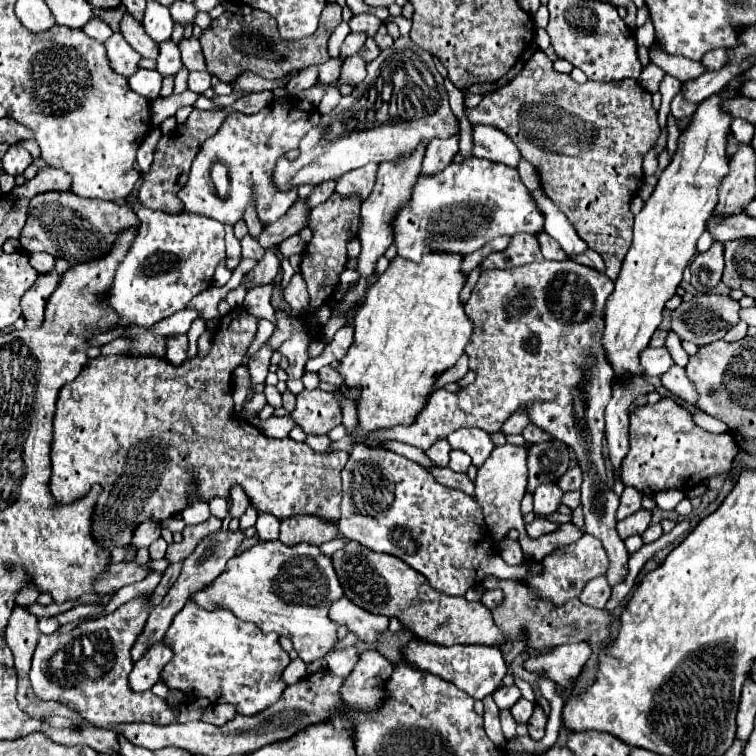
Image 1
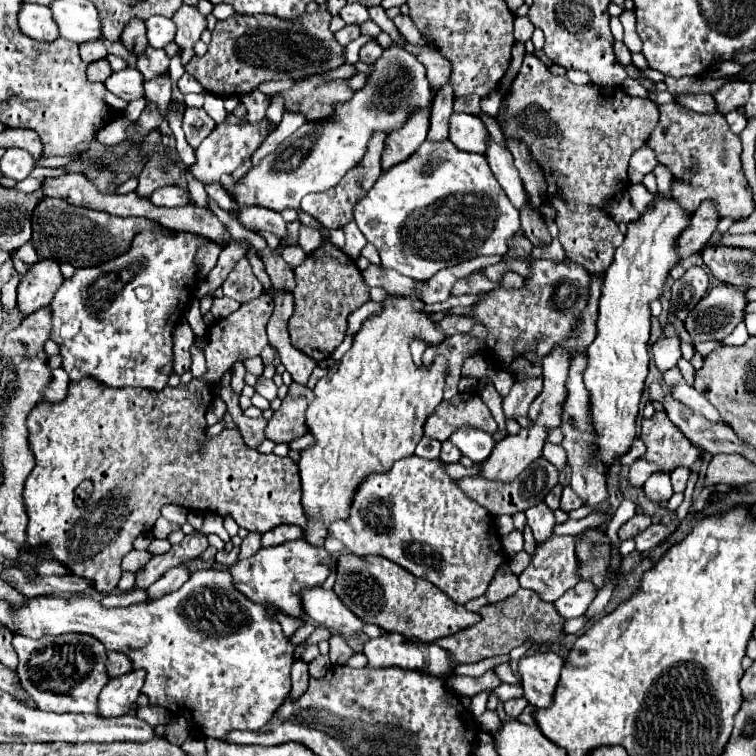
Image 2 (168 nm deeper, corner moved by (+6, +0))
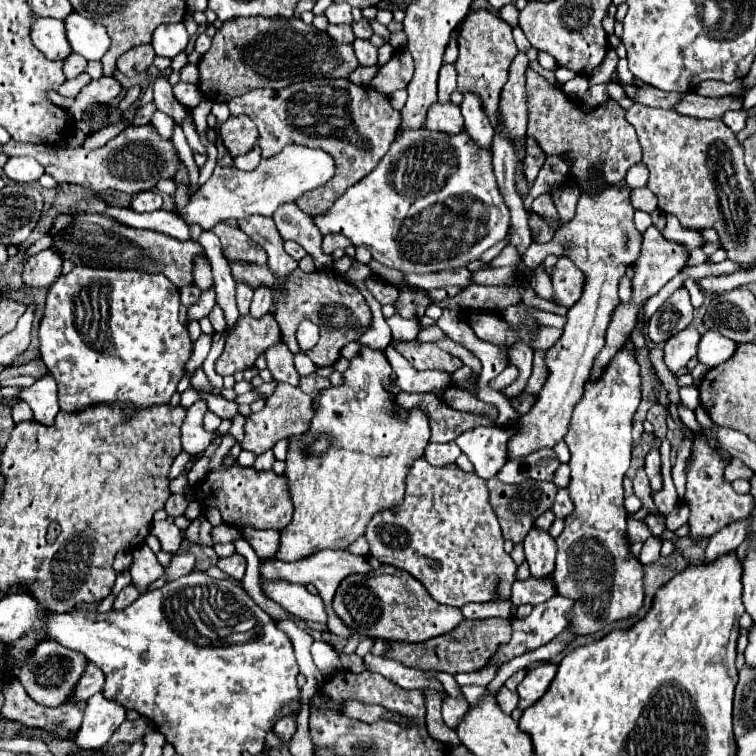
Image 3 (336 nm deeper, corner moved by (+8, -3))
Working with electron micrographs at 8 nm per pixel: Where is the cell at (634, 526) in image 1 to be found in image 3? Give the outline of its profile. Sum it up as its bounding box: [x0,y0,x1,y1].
[628,519,650,543]

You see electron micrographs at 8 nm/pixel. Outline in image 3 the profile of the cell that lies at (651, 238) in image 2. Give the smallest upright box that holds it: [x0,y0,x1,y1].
[554,343,644,635]

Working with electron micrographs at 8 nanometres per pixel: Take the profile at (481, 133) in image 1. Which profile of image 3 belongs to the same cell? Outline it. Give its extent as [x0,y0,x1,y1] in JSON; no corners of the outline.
[424,101,464,135]

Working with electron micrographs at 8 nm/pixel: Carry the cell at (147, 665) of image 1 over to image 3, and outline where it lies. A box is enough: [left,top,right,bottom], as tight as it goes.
[74,693,126,751]

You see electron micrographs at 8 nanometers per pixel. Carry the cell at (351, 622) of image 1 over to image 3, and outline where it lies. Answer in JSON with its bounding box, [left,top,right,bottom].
[260,579,326,623]

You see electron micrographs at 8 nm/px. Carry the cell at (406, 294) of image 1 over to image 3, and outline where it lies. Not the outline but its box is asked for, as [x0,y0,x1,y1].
[274,347,430,563]

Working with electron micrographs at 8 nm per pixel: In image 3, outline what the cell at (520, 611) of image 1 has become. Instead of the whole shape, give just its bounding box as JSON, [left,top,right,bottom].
[384,619,512,675]

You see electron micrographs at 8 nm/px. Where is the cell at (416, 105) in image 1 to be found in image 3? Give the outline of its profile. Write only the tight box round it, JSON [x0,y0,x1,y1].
[172,131,334,231]

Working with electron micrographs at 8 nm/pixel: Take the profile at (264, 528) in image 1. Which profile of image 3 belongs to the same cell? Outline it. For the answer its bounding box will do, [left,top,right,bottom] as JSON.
[218,553,246,581]

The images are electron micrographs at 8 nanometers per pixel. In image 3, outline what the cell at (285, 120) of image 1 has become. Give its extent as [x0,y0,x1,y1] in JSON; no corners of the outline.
[130,191,162,213]

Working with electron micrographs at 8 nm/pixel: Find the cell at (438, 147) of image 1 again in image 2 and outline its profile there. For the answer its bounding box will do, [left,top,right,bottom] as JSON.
[428,86,454,142]

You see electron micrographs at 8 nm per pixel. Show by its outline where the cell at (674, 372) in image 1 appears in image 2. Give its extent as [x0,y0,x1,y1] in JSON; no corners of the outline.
[664,366,722,422]

